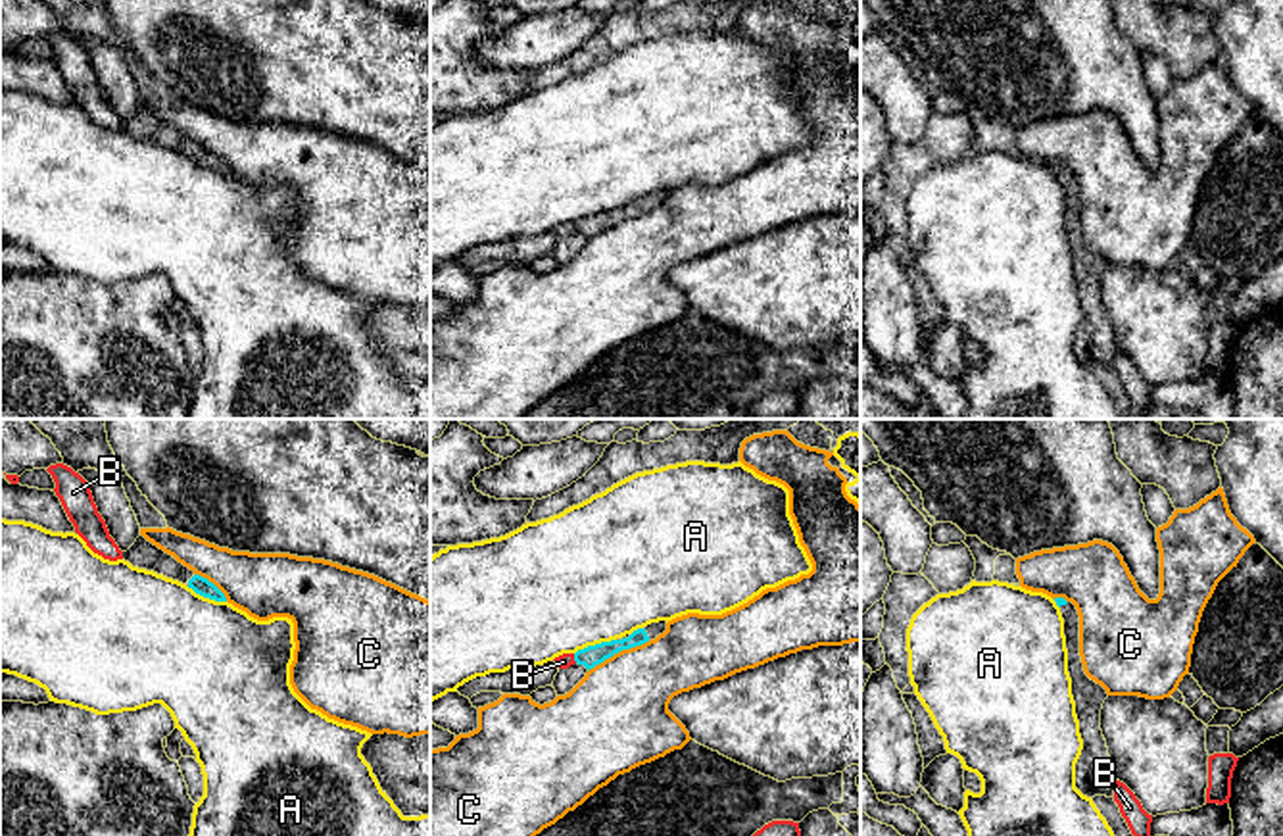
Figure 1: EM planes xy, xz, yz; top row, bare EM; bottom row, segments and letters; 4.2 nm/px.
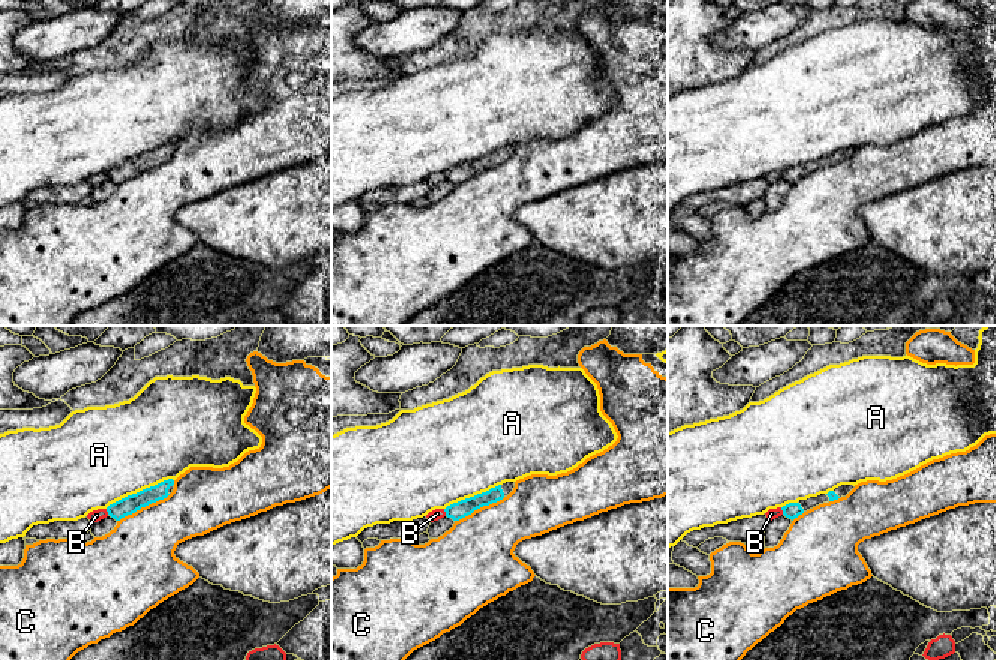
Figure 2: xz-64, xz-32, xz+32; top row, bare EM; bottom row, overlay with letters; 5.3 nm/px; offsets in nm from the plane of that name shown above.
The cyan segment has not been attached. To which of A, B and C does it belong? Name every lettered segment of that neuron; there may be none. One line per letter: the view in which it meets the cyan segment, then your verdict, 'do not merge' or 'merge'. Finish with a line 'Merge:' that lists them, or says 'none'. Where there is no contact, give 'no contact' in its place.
A: xz | do not merge
B: xz | do not merge
C: xz | do not merge
Merge: none

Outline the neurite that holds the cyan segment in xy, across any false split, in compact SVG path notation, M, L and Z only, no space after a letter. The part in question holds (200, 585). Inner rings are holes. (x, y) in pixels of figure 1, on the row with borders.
M142 534L127 552L123 552L123 559L133 567L179 580L204 598L227 602L225 594L213 582L179 563L173 555L148 542Z

